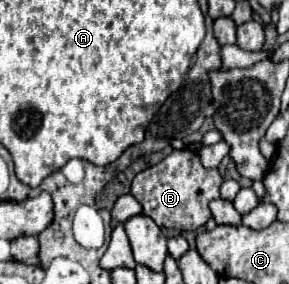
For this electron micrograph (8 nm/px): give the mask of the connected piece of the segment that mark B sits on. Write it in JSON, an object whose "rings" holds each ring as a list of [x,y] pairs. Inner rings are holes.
{"rings":[[[181,149],[181,151],[171,151],[157,165],[141,171],[133,179],[131,195],[143,205],[143,213],[147,217],[151,217],[159,227],[195,231],[211,219],[211,213],[219,225],[239,225],[241,215],[233,207],[233,203],[225,201],[225,199],[217,199],[221,183],[223,183],[223,179],[217,169],[205,169],[195,151]]]}

